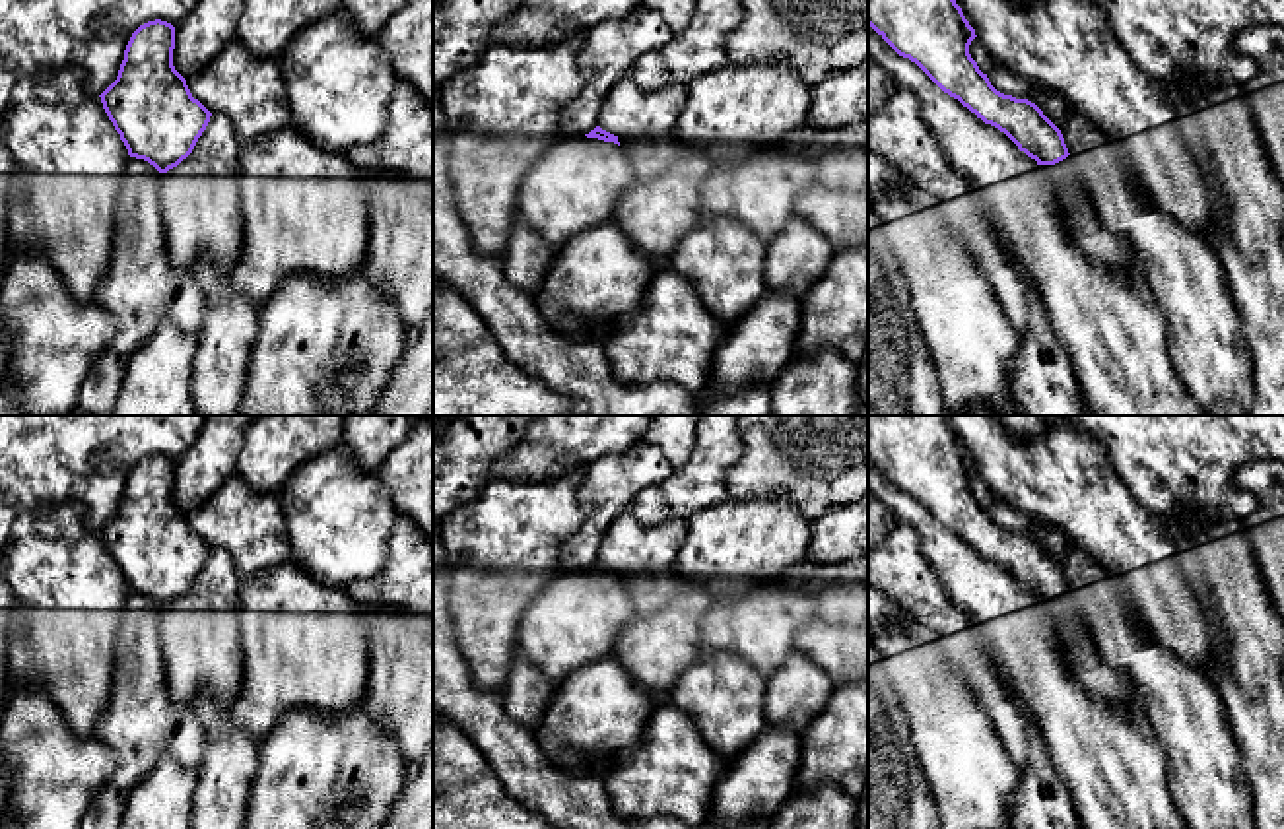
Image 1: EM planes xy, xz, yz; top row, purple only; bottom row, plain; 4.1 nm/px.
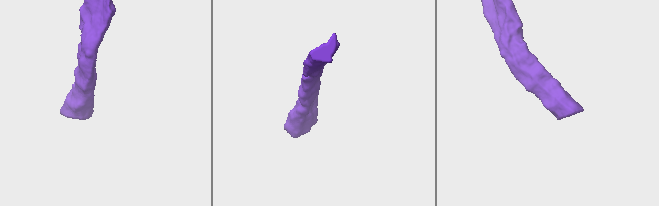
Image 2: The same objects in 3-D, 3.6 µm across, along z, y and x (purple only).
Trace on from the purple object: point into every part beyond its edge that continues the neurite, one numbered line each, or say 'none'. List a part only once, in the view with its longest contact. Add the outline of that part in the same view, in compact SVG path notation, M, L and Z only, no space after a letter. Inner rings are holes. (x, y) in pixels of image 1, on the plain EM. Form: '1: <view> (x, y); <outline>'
1: xz (575, 620); M563 571L523 612L517 629L517 652L523 652L559 683L573 670L606 660L614 650L618 633L633 617L637 612L631 596L618 579L587 571Z

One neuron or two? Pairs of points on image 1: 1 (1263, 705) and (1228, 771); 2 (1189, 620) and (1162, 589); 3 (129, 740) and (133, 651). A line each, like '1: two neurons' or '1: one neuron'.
1: two neurons
2: one neuron
3: one neuron

